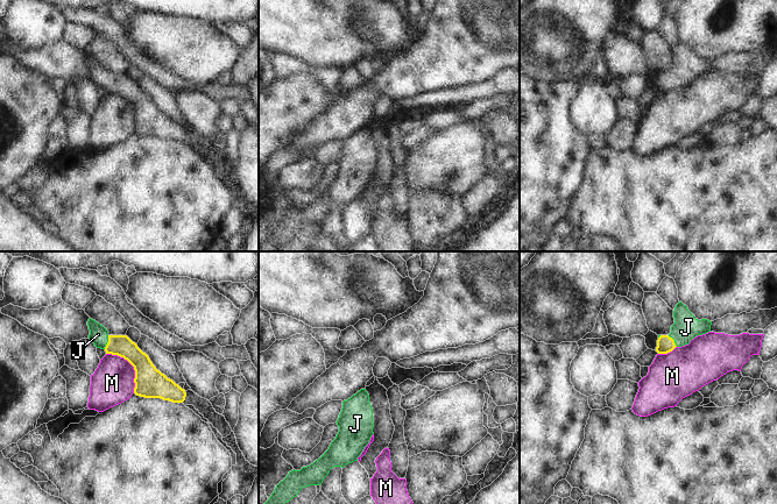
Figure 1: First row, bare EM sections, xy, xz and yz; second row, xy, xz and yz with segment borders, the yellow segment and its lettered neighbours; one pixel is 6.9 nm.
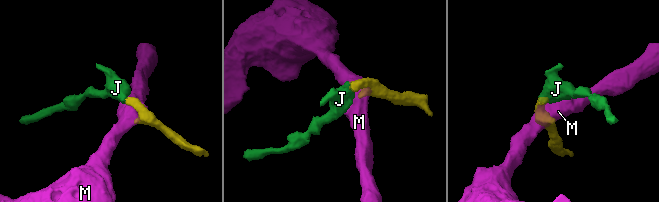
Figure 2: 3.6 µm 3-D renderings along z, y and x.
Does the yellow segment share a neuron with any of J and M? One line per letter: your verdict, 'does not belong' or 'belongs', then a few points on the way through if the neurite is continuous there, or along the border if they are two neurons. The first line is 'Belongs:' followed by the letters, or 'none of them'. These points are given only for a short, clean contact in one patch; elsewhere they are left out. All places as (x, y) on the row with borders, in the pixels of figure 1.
Belongs: J
J: belongs; runs through xy (122, 346), (107, 342), (98, 334)
M: does not belong

